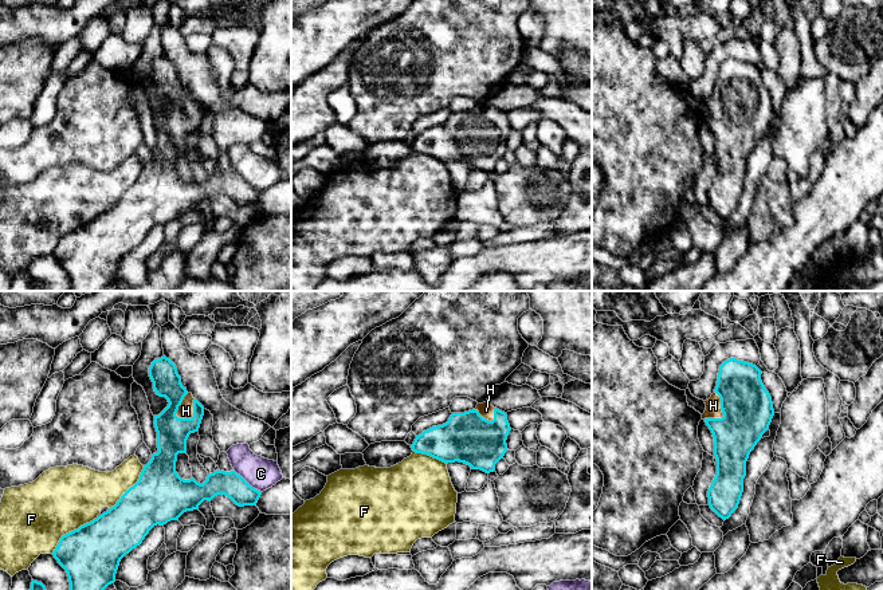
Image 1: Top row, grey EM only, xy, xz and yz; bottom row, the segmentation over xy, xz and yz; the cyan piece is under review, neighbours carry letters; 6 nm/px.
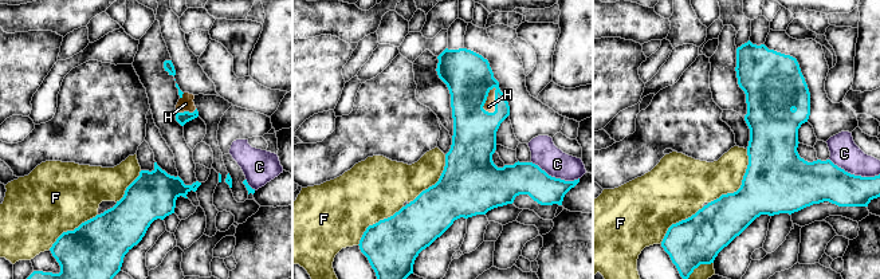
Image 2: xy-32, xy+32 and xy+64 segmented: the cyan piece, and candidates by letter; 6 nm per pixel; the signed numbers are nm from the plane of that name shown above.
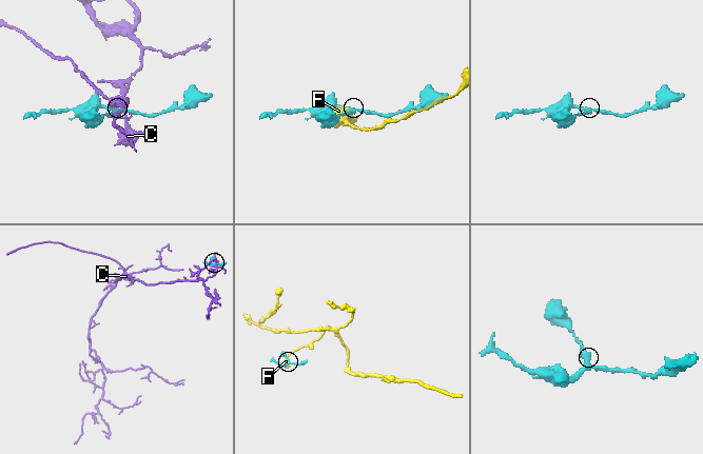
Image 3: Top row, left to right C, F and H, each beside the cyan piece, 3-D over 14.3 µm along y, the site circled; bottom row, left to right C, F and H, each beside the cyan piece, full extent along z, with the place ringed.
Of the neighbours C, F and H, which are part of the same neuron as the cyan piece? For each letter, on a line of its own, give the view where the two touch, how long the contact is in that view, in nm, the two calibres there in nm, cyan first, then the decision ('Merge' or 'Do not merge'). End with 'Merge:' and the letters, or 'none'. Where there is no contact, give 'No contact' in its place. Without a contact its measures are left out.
C: Touches cyan in xy. Shared border 220 nm. Thickness 150 nm (cyan) against 190 nm. Do not merge
F: Touches cyan in xy. Shared border 360 nm. Thickness 360 nm (cyan) against 400 nm. Do not merge
H: Touches cyan in xy. Shared border 170 nm. Thickness 190 nm (cyan) against 100 nm. Merge
Merge: H

